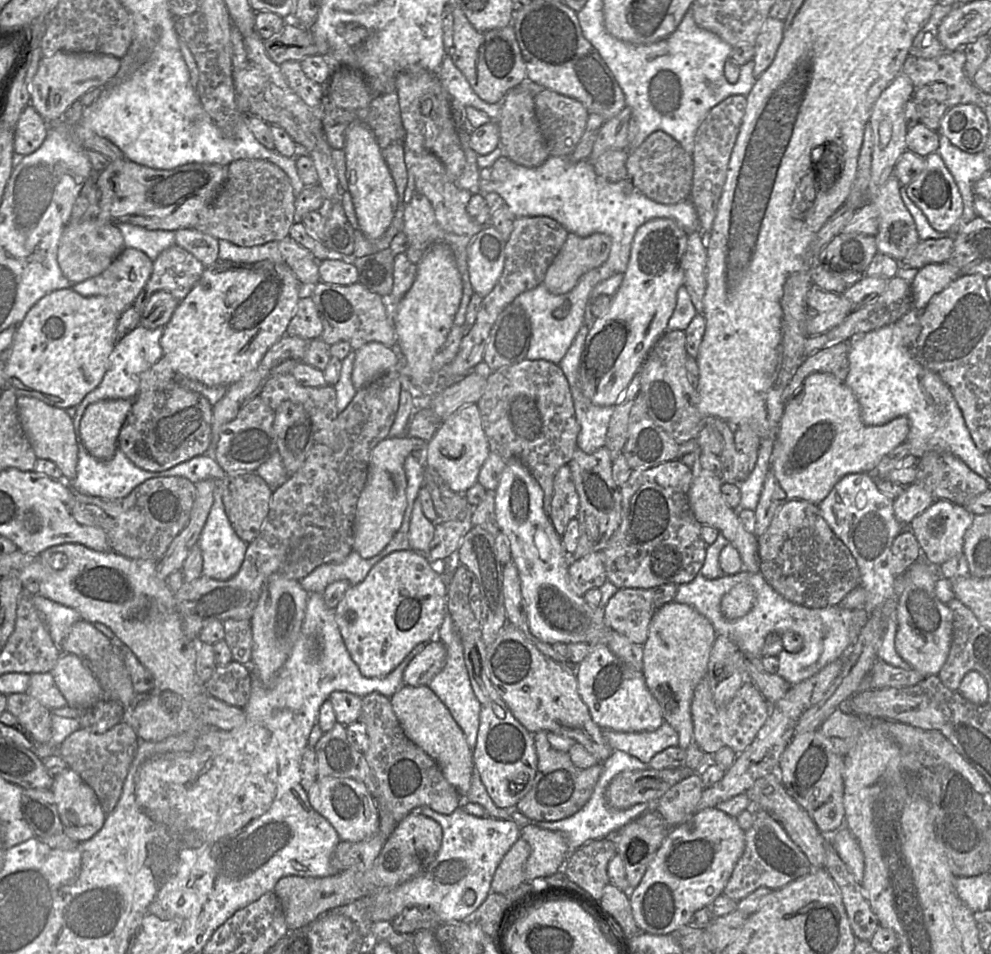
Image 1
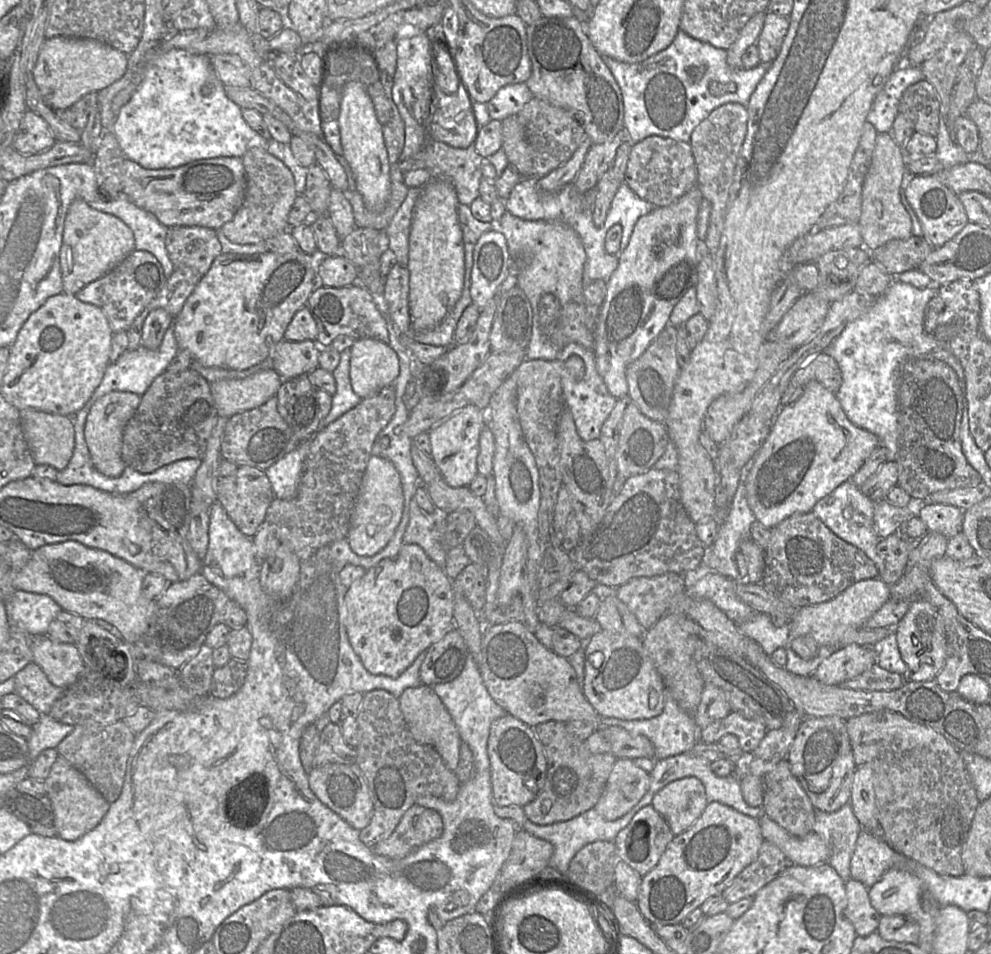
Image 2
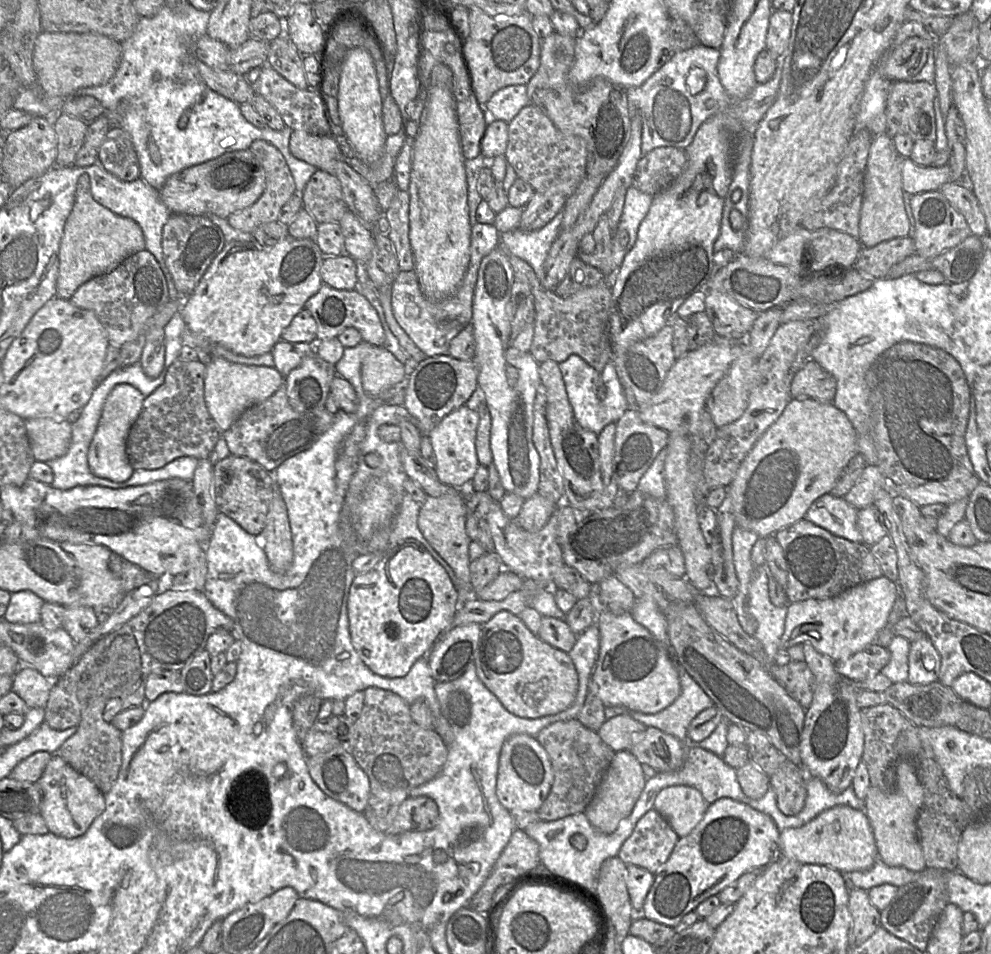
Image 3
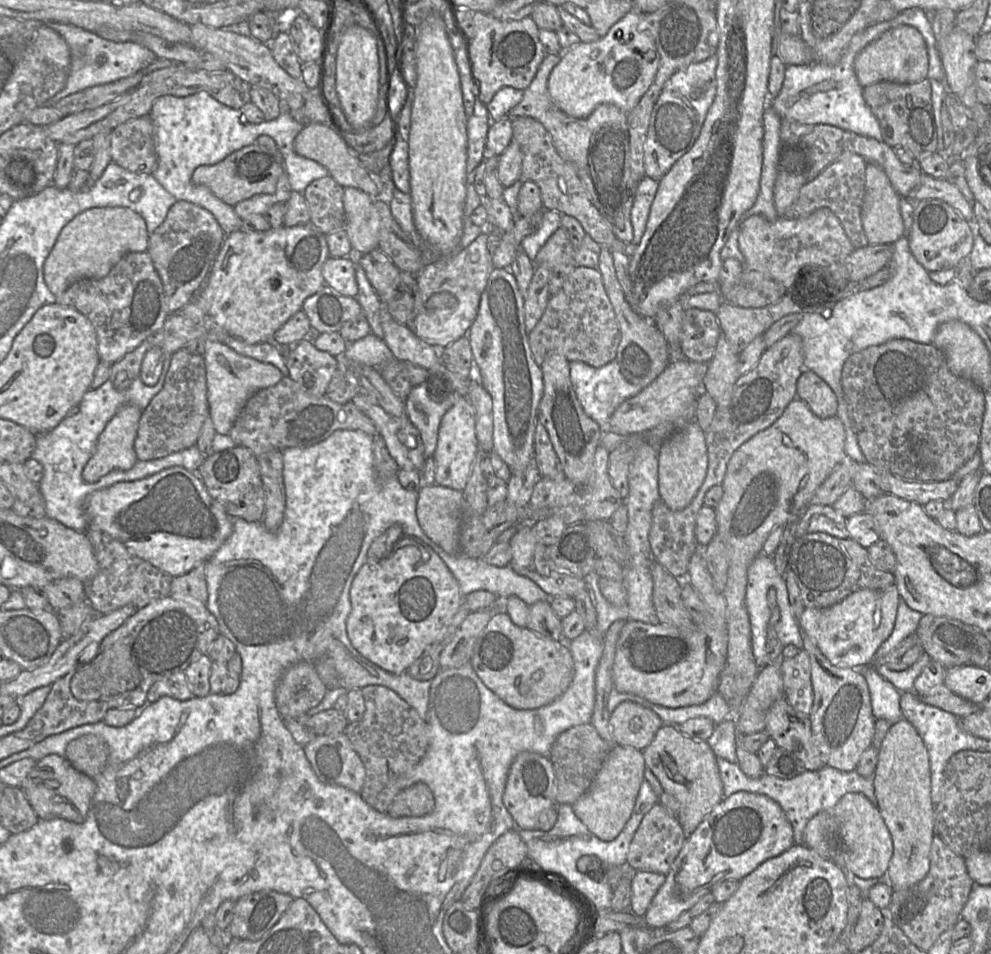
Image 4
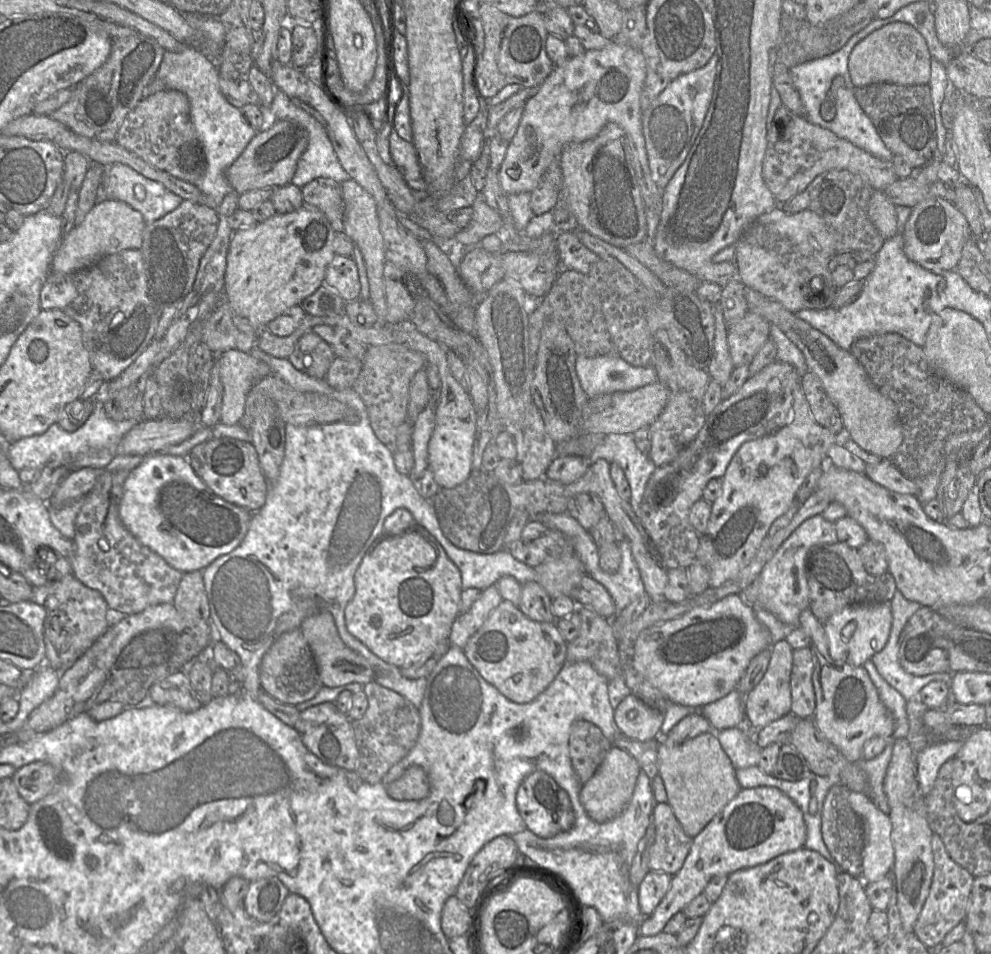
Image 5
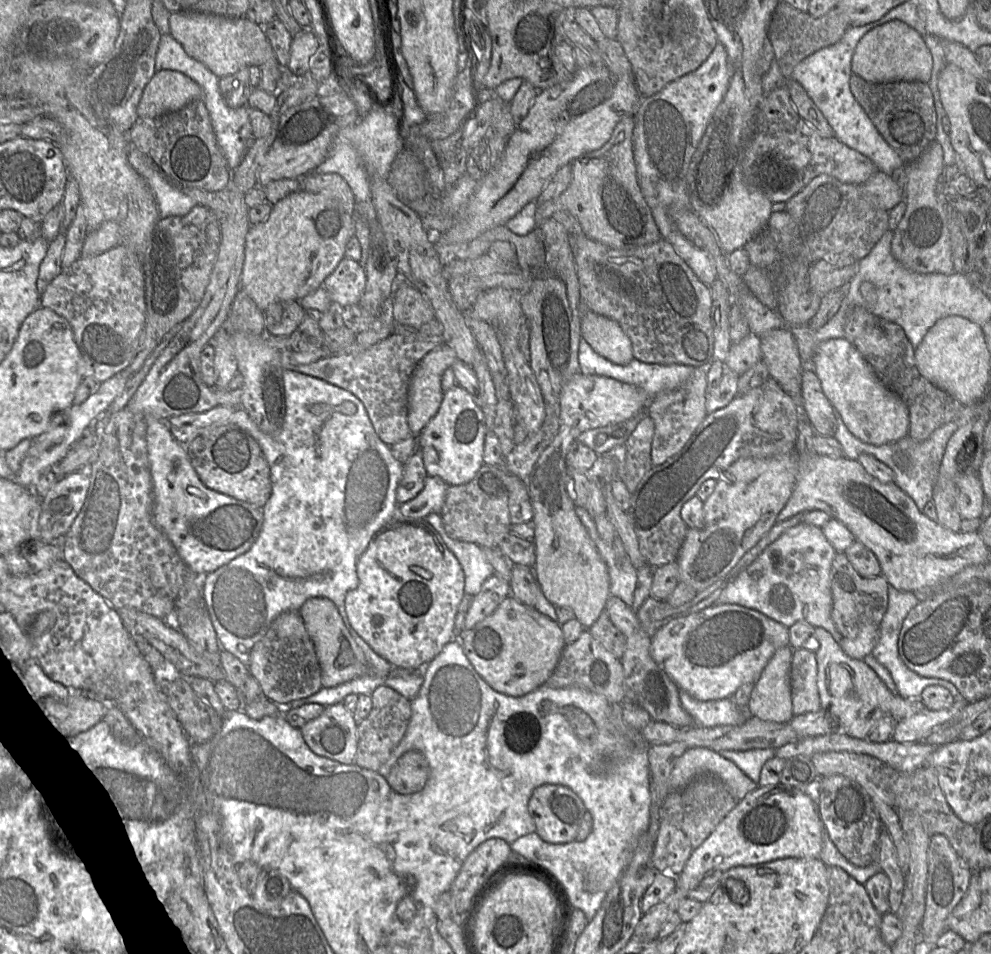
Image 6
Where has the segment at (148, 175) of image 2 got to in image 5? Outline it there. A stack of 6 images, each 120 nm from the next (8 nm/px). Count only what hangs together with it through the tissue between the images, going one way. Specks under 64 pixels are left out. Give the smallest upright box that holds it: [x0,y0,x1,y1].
[225,120,309,195]

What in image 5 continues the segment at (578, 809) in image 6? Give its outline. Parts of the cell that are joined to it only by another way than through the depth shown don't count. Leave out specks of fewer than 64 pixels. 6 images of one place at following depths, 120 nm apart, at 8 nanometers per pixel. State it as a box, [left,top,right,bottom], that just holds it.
[516,770,572,838]

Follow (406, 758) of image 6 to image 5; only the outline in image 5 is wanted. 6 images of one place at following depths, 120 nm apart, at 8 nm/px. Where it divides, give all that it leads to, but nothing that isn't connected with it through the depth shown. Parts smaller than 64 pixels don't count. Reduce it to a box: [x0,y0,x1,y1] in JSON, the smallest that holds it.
[387,765,430,801]

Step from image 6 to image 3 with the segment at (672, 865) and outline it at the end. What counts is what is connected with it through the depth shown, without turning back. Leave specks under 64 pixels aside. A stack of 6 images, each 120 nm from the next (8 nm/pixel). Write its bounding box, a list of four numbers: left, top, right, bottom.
[617,809,679,874]

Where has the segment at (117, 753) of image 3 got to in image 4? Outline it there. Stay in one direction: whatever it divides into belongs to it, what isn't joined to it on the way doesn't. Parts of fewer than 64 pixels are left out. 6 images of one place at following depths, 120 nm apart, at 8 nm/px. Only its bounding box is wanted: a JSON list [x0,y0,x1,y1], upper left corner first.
[64,734,109,779]

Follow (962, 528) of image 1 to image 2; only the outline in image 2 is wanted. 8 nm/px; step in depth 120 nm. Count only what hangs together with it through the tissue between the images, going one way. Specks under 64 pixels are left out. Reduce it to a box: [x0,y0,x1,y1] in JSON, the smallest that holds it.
[919,502,964,539]

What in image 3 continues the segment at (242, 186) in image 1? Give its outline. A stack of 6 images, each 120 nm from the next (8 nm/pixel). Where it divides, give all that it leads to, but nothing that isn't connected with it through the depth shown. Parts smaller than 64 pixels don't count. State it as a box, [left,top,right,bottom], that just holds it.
[226,140,295,233]

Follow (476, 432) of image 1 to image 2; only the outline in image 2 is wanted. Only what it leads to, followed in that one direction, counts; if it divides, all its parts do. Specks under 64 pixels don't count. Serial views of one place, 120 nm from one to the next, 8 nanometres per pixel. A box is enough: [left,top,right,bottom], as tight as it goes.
[428,404,485,487]

